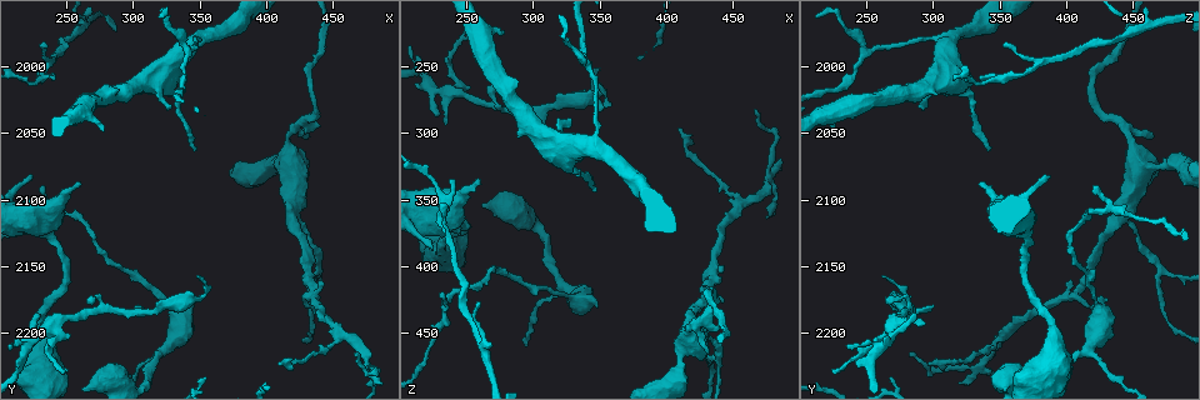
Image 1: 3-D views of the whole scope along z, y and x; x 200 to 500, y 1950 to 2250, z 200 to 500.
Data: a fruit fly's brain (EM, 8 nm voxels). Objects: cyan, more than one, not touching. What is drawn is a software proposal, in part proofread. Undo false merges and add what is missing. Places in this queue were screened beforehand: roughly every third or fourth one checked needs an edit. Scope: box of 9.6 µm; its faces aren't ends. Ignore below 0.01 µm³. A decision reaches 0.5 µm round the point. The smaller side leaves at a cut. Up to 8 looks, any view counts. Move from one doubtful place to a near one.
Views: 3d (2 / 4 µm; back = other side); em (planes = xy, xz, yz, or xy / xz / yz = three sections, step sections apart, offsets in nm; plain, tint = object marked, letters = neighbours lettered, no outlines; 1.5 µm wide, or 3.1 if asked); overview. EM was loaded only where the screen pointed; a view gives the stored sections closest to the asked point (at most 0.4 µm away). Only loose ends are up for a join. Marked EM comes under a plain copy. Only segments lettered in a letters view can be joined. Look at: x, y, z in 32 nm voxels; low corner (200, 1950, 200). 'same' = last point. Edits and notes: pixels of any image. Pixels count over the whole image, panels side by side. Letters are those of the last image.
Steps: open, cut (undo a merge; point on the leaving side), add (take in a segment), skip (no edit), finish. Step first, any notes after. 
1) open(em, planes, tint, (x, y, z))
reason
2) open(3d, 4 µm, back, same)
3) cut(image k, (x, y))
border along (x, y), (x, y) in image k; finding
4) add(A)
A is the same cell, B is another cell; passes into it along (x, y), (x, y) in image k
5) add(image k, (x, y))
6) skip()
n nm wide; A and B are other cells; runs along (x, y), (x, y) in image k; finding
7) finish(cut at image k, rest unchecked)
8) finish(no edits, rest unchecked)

open(em, 3.1 µm, xy, step 16, letters, (240, 2010, 336))
thin end

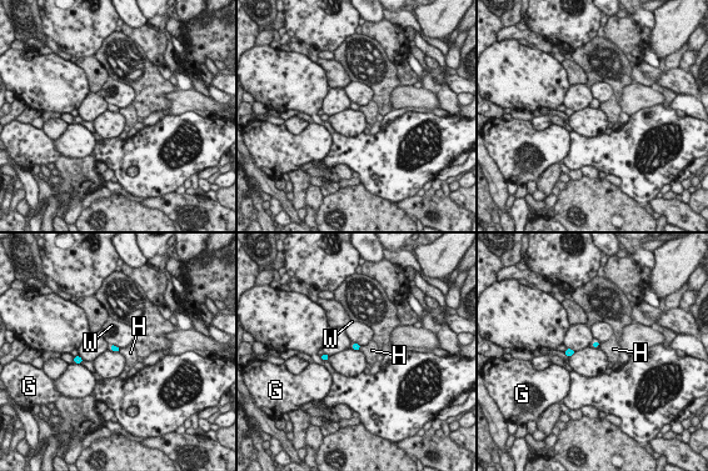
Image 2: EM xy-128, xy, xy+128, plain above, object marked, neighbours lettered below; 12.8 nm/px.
open(em, 3.1 µm, planes, letters, same)
cut it another way

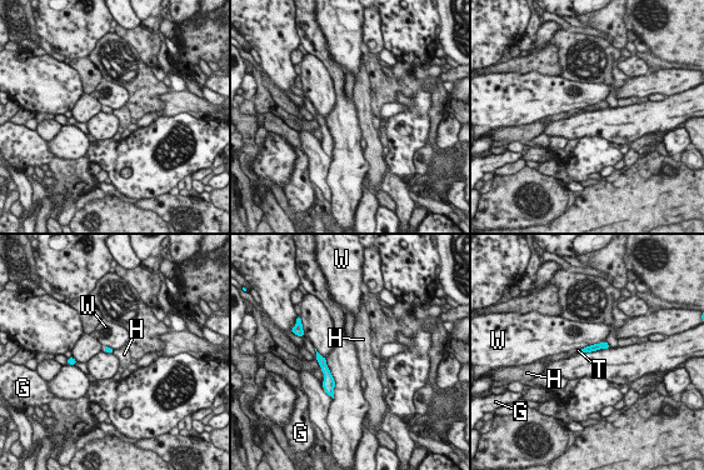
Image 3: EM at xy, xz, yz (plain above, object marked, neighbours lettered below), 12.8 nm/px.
add(T)
T is the same cell, G, H and W are other cells; passes into it along (593, 348), (580, 351), (573, 353) in image 3; the cell continues

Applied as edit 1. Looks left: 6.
open(em, planes, letters, (246, 2100, 348))

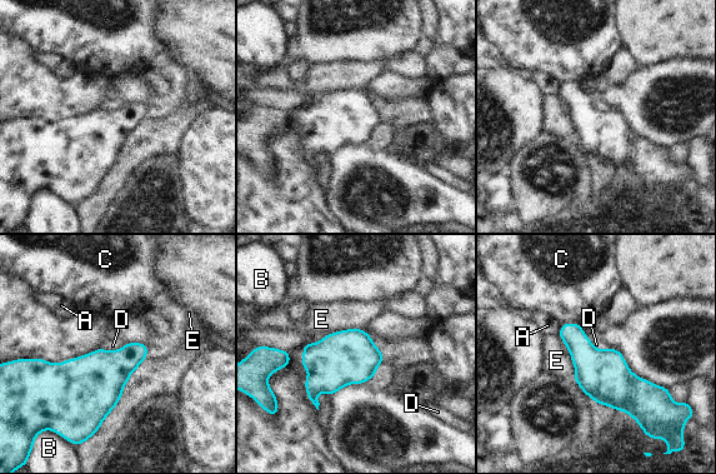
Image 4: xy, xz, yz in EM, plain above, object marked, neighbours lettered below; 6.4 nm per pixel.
skip()
A, B, C, D and E are other cells; border along (591, 342), (595, 348), (615, 349) in image 4; all the same cell

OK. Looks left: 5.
open(3d, 2 µm, (346, 2062, 342))
branch stops here

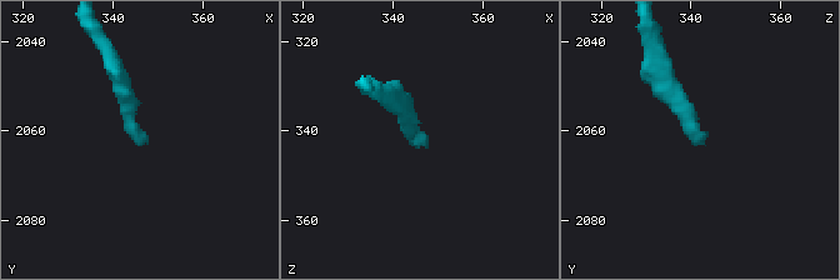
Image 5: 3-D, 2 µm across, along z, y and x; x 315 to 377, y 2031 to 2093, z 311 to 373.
open(em, xz, step 4, tint, (348, 2061, 343))

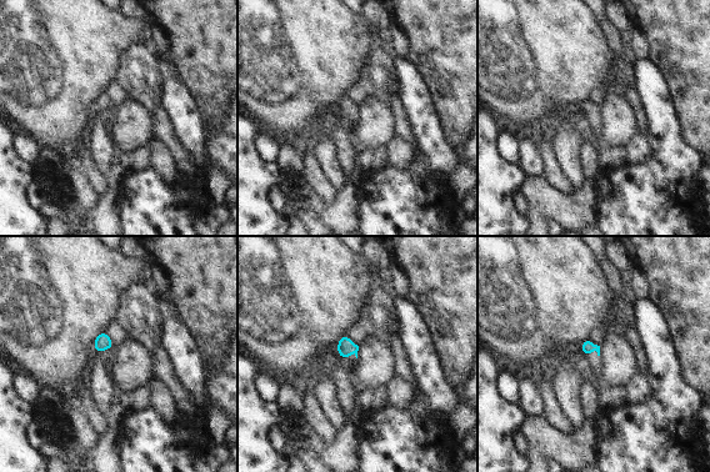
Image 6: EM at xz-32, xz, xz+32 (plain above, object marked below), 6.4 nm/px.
open(em, xz, step 4, letters, same)

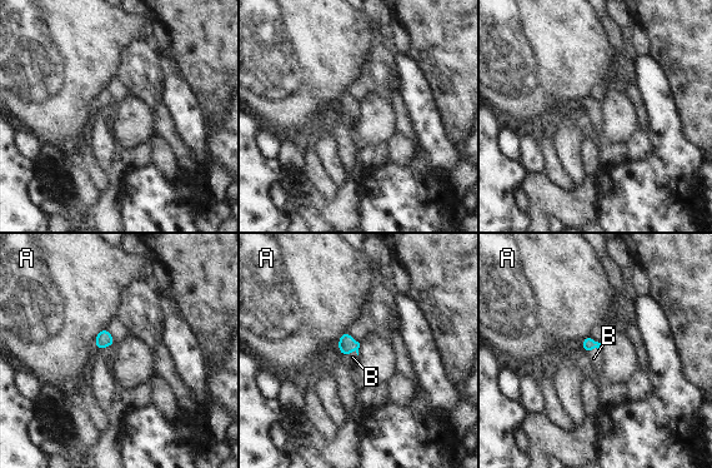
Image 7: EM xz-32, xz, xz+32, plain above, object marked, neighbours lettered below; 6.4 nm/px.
add(B)
B is the same cell, A is another cell; the cell continues

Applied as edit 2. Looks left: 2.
finish(add at image 3, add at image 7, rest unchecked)

